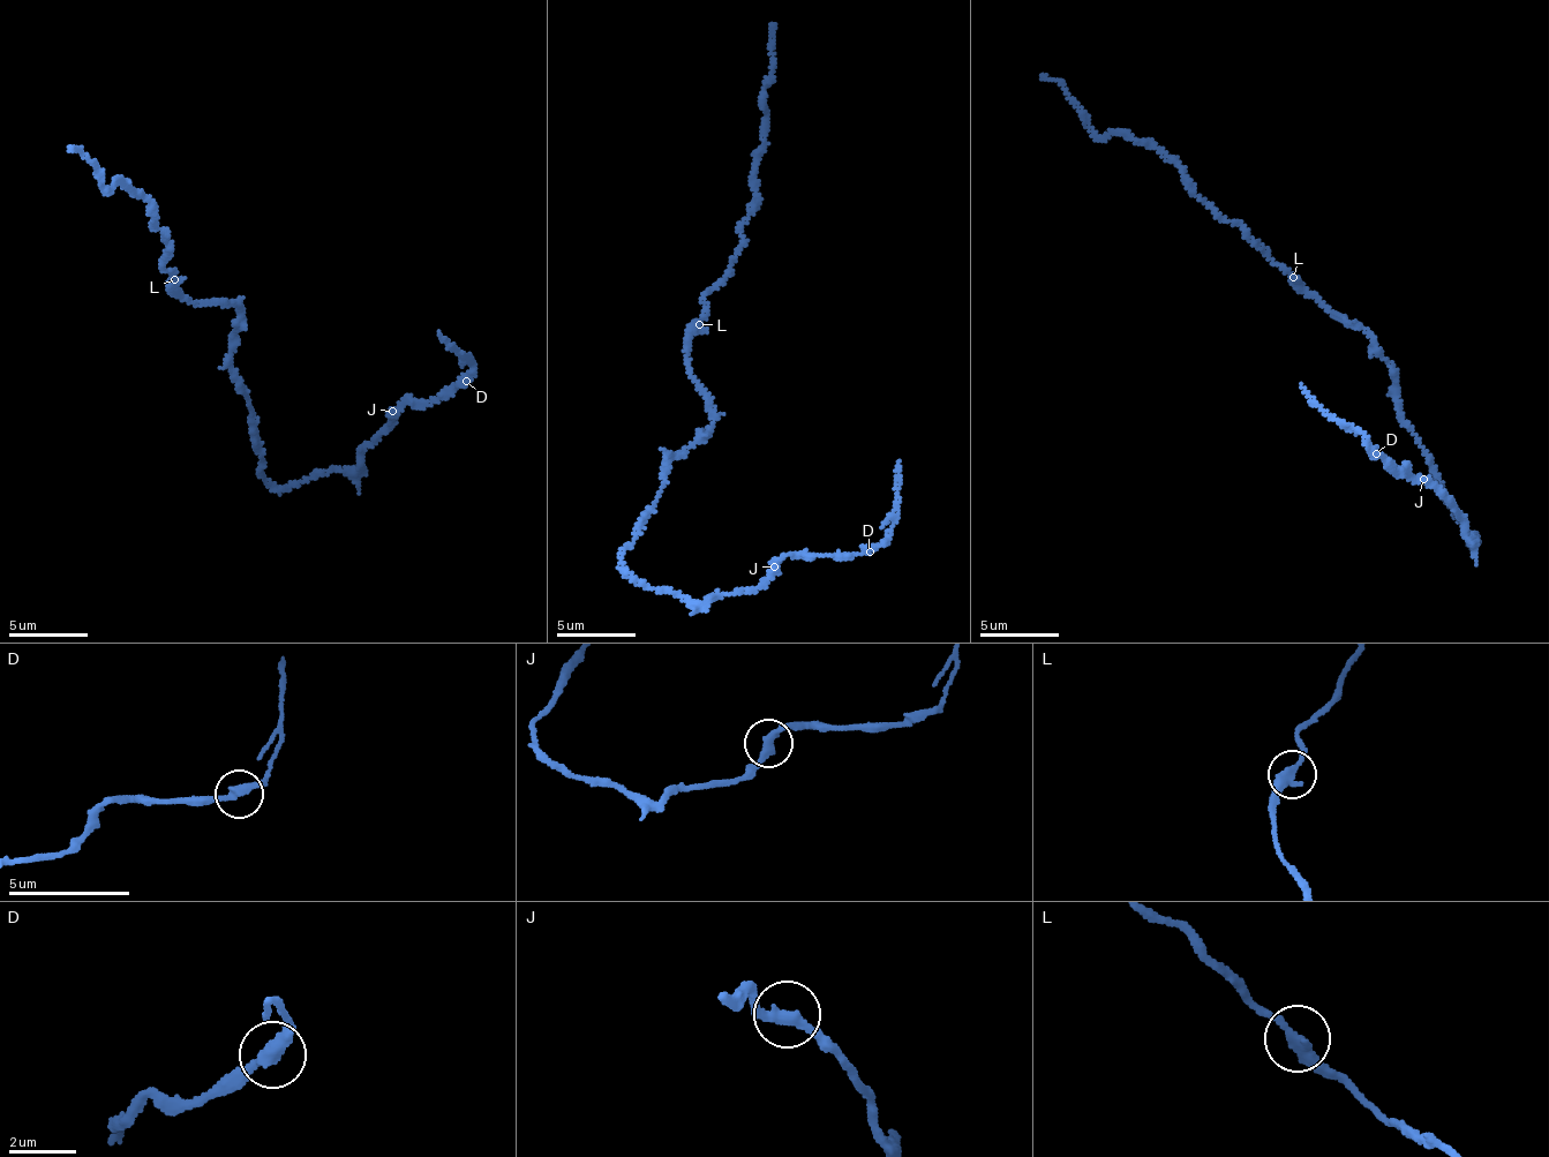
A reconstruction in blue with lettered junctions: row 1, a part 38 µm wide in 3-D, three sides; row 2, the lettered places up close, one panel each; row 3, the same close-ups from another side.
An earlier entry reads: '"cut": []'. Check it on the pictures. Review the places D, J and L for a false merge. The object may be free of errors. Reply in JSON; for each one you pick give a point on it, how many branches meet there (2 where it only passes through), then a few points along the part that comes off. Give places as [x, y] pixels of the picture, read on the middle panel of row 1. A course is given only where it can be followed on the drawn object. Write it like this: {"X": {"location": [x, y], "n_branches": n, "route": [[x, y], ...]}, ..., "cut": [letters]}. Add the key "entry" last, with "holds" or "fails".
{"D": {"location": [870, 551], "n_branches": 2, "route": [[870, 550], [884, 545], [893, 523], [900, 461]]}, "cut": ["D"], "entry": "fails"}

